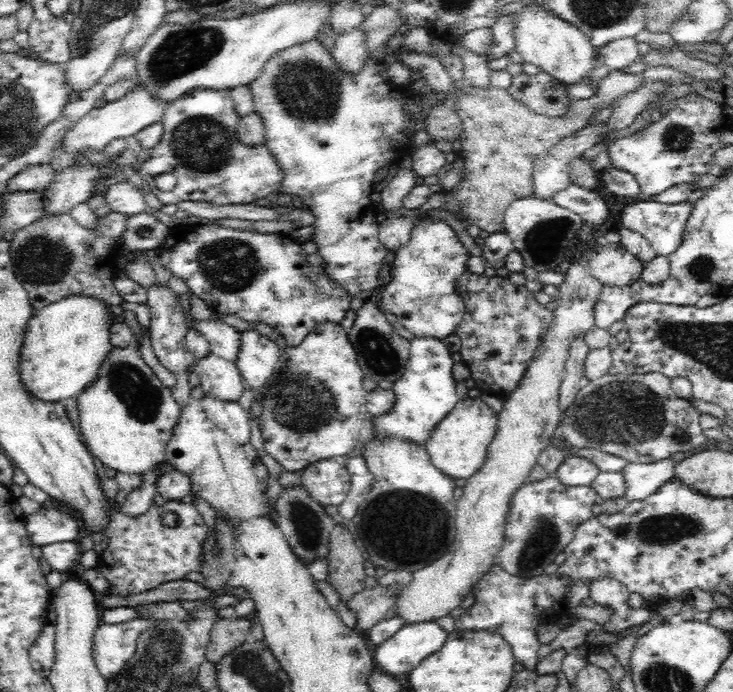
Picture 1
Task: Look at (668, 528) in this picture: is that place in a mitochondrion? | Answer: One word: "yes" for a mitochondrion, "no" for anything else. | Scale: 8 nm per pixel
yes

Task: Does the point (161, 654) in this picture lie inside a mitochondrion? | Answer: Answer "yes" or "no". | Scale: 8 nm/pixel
yes

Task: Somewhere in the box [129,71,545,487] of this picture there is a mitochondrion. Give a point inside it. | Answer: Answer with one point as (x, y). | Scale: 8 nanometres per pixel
(203, 144)

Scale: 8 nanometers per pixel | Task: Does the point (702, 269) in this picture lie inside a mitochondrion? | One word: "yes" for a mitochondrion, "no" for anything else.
yes

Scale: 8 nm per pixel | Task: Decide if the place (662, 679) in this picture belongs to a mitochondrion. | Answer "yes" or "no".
yes

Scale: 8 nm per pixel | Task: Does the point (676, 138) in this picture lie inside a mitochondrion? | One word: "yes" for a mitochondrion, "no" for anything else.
yes

